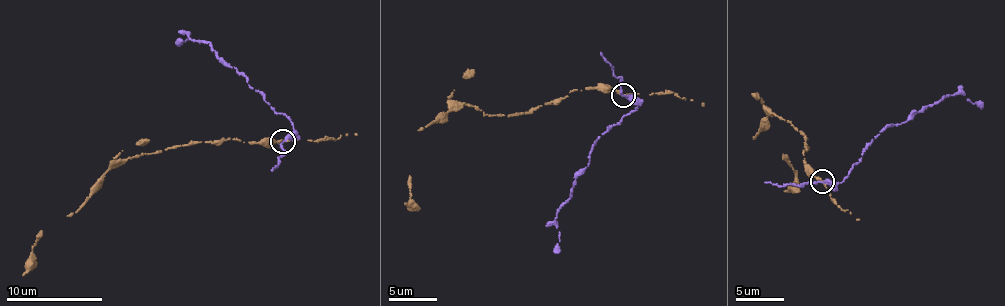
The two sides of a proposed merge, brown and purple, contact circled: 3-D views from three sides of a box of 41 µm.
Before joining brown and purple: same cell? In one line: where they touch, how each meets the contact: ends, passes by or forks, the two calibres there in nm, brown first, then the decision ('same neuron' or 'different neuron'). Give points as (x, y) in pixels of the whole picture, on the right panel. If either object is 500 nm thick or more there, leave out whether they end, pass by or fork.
at (822, 181); brown passes by; purple passes by; 240 nm thick on the brown side, 240 nm on the other; different neuron

